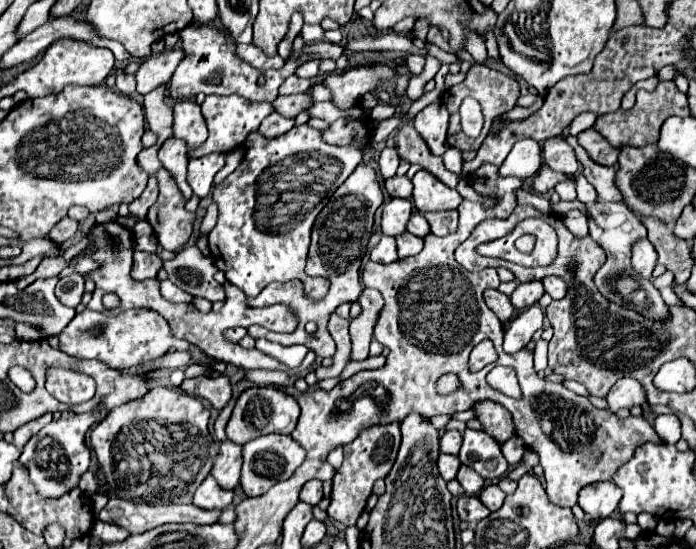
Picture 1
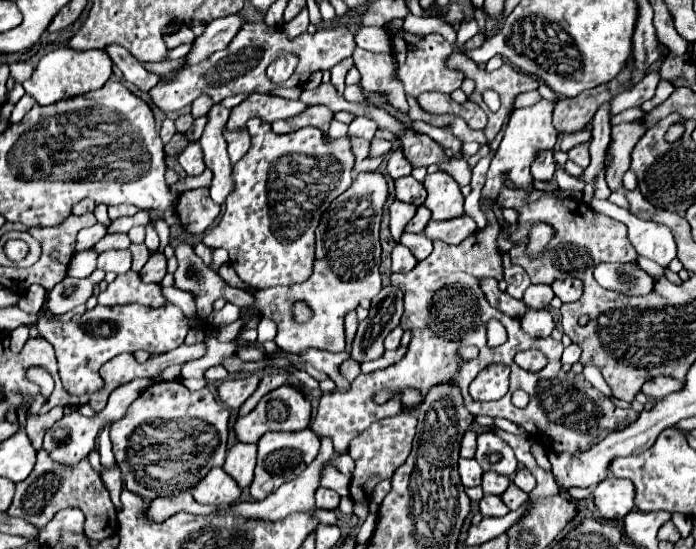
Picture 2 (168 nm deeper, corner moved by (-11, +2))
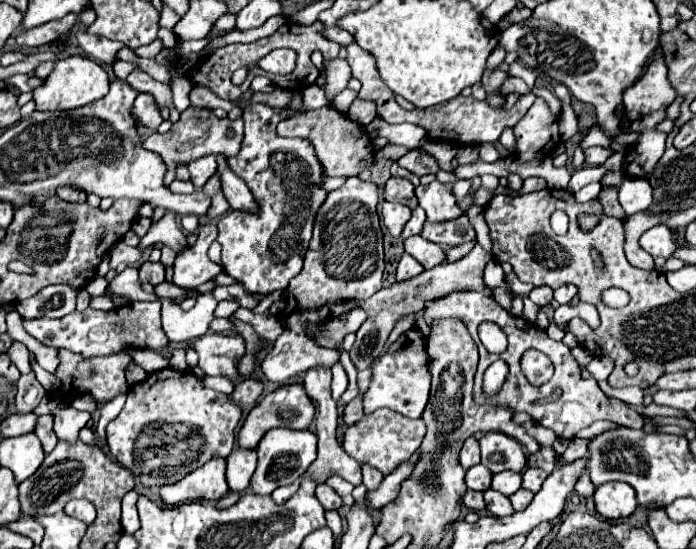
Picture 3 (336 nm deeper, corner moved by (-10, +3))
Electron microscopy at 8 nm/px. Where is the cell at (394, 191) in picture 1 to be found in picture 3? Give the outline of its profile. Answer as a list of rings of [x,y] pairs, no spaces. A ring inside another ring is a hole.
[[[390,177],[386,181],[382,193],[384,193],[386,201],[402,203],[402,205],[408,205],[410,209],[418,207],[418,199],[414,195],[414,185],[408,179],[394,179],[394,177]]]

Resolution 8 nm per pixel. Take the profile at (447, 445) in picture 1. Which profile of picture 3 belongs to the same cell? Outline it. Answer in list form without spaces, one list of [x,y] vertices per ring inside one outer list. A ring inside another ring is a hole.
[[[470,437],[464,441],[464,447],[460,451],[460,465],[464,467],[464,471],[468,471],[470,467],[474,467],[478,463],[480,463],[480,447],[478,447],[478,441],[474,437]]]

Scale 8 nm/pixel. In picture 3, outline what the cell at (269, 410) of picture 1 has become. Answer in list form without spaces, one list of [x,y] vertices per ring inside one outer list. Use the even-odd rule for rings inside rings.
[[[292,381],[292,385],[284,385],[278,387],[276,391],[268,393],[246,417],[240,433],[238,433],[238,443],[240,447],[246,449],[256,449],[260,439],[264,437],[266,431],[274,429],[274,427],[288,427],[288,429],[308,429],[308,425],[314,419],[314,403],[310,401],[310,397],[306,395],[306,389],[302,387],[302,383]]]

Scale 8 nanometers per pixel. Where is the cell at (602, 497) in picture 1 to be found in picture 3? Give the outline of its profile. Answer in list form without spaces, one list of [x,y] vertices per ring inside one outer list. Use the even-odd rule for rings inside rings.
[[[606,483],[594,493],[596,511],[606,519],[624,519],[638,507],[636,493],[626,483]]]

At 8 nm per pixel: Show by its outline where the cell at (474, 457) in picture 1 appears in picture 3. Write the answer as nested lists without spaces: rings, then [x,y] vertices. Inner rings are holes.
[[[486,433],[480,439],[480,449],[482,465],[494,475],[502,471],[522,471],[528,461],[524,447],[504,433]]]

